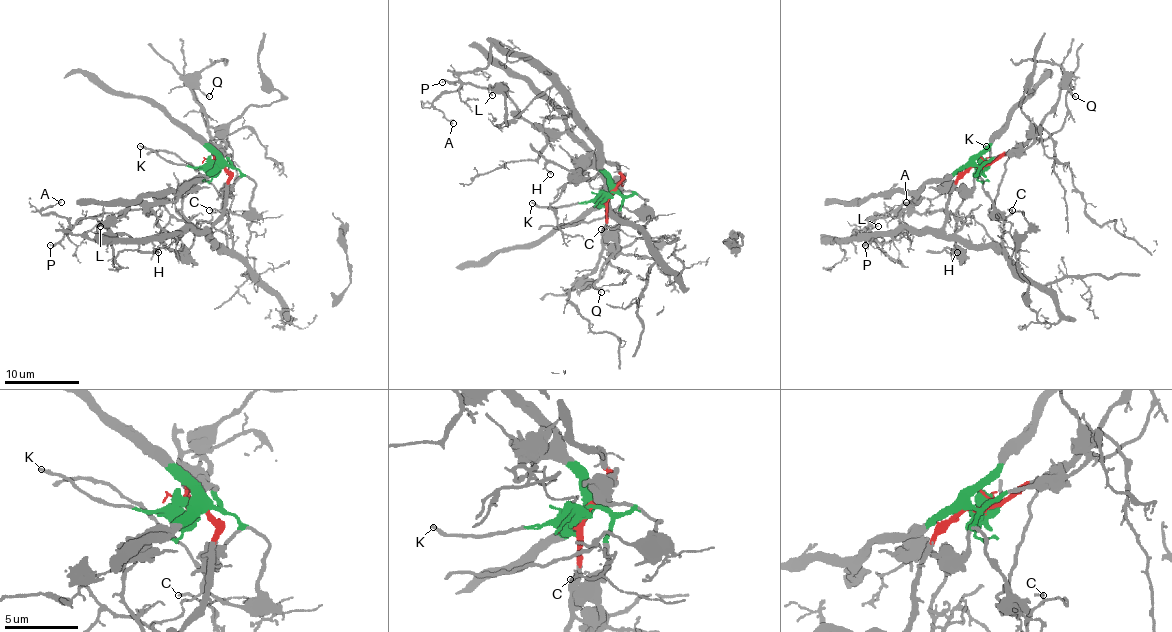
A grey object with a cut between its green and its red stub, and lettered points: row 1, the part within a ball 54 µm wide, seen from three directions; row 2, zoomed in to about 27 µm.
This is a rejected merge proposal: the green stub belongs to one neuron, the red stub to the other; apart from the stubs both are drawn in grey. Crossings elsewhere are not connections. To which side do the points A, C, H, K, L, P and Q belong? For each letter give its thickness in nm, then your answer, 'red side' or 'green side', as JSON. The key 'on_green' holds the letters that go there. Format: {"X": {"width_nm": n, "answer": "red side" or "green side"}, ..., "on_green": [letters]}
{"A": {"width_nm": 130, "answer": "red side"}, "C": {"width_nm": 140, "answer": "red side"}, "H": {"width_nm": 120, "answer": "green side"}, "K": {"width_nm": 240, "answer": "green side"}, "L": {"width_nm": 110, "answer": "green side"}, "P": {"width_nm": 220, "answer": "green side"}, "Q": {"width_nm": 170, "answer": "green side"}, "on_green": ["H", "K", "L", "P", "Q"]}

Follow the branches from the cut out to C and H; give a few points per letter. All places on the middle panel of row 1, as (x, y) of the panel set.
C: (608, 195), (620, 180), (620, 168), (603, 161), (608, 204), (623, 219), (614, 228), (601, 228)
H: (608, 195), (608, 180), (595, 168), (575, 180), (575, 172), (586, 172), (549, 163), (550, 174)

